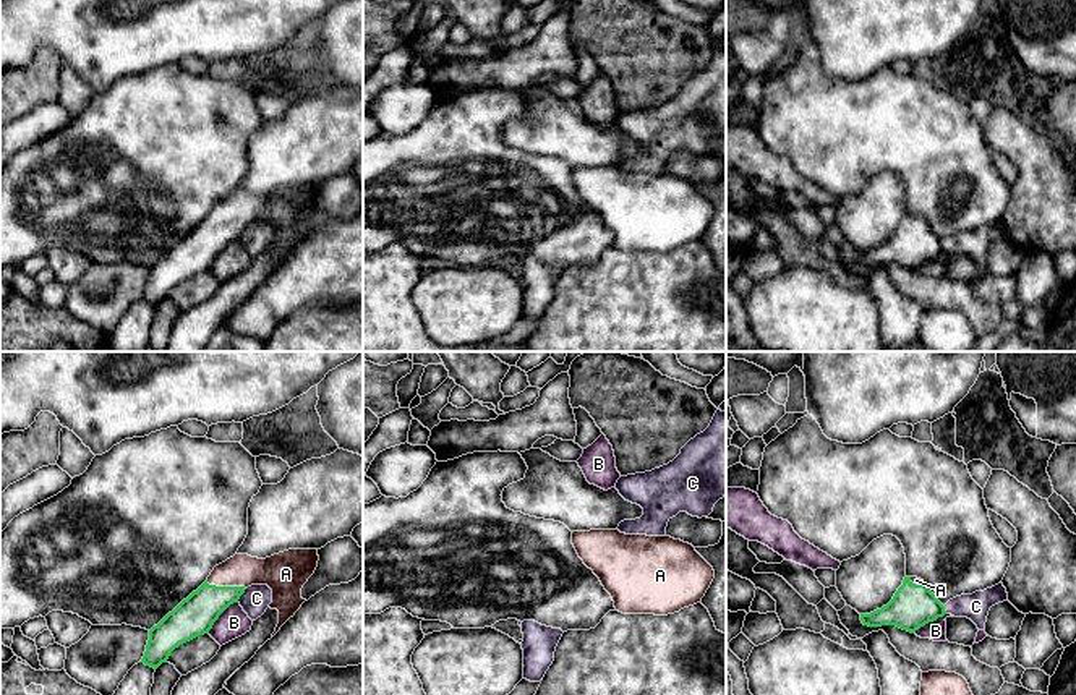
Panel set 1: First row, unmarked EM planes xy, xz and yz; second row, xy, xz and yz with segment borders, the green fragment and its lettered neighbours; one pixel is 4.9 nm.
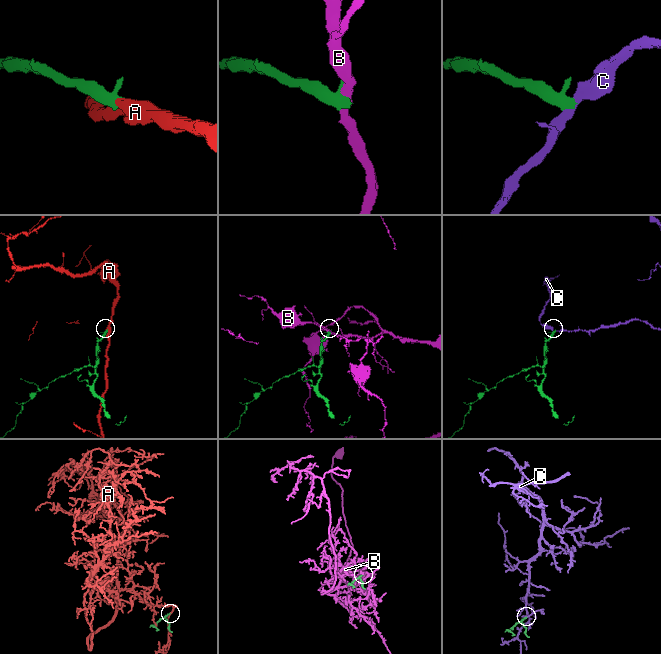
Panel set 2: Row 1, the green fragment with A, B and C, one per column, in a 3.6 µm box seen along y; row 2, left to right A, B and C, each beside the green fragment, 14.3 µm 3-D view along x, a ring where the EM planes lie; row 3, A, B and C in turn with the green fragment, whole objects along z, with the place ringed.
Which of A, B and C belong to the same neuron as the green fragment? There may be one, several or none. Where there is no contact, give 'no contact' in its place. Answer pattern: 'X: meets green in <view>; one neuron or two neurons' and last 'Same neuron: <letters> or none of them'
A: meets green in xy; one neuron
B: meets green in xy; two neurons
C: meets green in xy; two neurons
Same neuron: A

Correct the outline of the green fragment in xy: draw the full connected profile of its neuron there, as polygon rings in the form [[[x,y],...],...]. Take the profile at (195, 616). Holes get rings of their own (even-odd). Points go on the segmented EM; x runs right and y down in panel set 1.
[[[288,549],[266,559],[251,557],[248,554],[235,554],[225,562],[216,565],[207,580],[196,591],[193,591],[149,630],[149,640],[141,663],[157,669],[162,663],[167,663],[175,648],[199,635],[209,633],[219,616],[230,604],[238,603],[240,596],[251,585],[267,585],[272,590],[272,603],[269,608],[279,611],[279,624],[272,633],[274,637],[306,601],[301,598],[301,588],[314,573],[318,561],[318,549]]]

